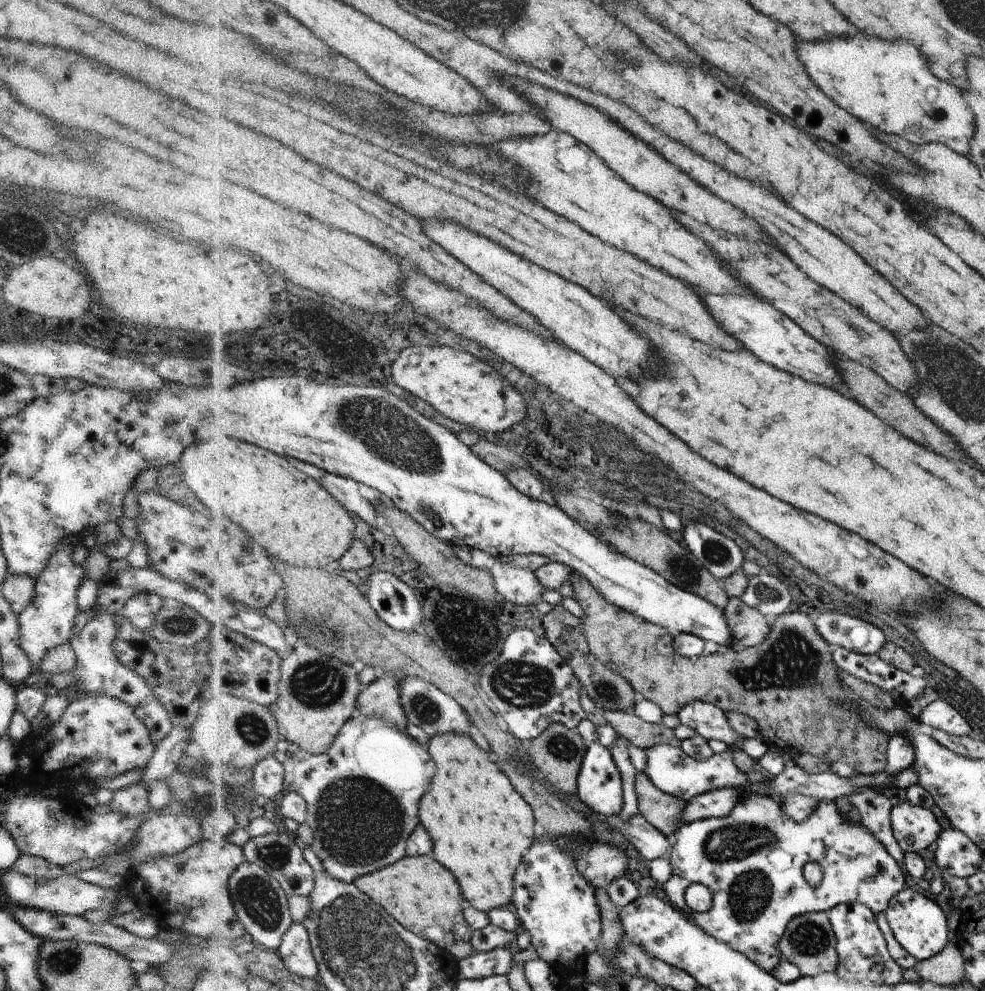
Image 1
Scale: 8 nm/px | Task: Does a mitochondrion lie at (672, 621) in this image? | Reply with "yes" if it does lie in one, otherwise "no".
no

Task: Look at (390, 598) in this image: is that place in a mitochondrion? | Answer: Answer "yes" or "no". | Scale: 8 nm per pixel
no

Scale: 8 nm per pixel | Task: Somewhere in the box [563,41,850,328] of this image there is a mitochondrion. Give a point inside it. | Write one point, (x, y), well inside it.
(757, 76)

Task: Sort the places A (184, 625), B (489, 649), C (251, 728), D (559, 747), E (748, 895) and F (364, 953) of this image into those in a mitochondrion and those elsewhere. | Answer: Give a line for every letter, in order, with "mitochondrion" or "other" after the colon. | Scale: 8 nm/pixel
A: mitochondrion
B: mitochondrion
C: mitochondrion
D: mitochondrion
E: mitochondrion
F: mitochondrion

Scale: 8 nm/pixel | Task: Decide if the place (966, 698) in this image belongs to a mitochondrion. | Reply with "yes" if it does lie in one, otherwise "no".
no

